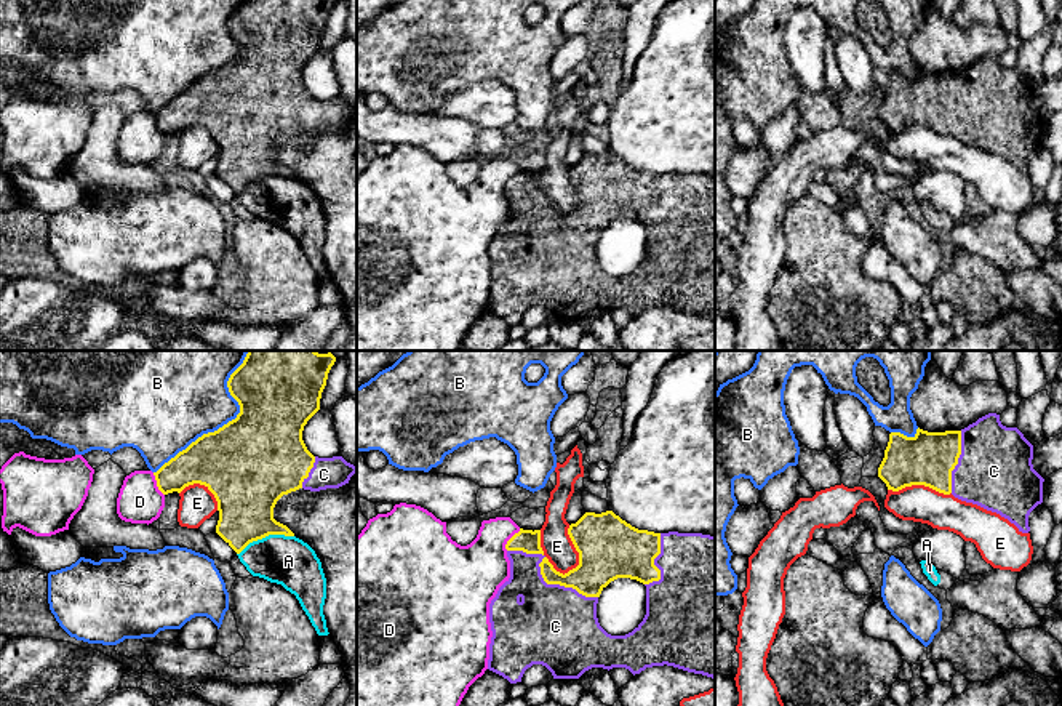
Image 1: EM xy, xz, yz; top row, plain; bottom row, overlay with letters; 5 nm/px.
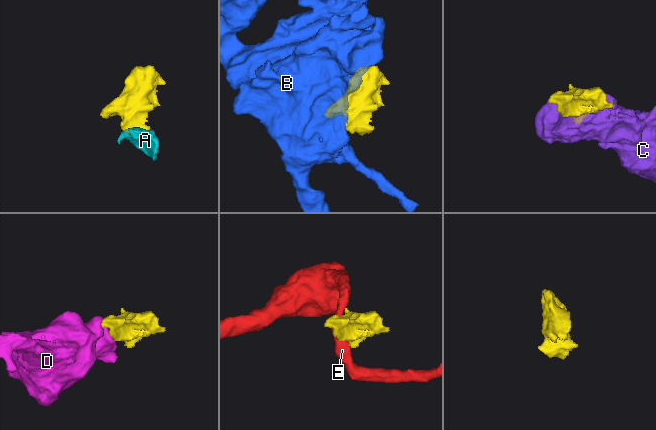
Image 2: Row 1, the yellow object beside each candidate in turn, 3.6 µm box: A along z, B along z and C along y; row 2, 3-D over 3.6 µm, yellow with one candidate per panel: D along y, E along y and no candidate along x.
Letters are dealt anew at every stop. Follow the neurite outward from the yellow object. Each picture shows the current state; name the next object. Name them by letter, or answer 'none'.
C

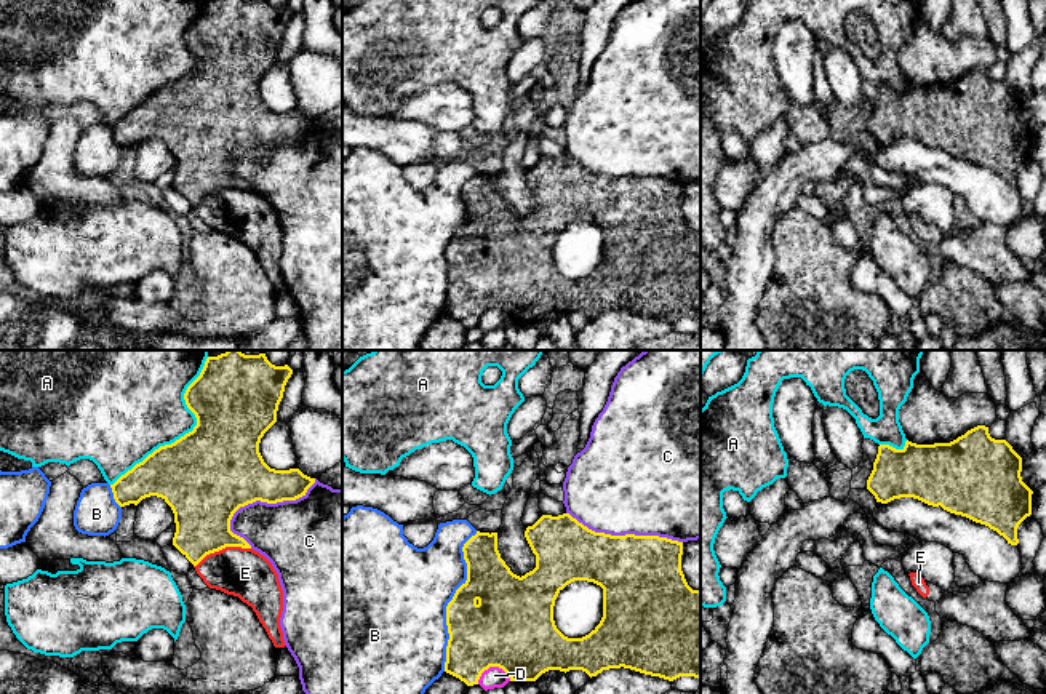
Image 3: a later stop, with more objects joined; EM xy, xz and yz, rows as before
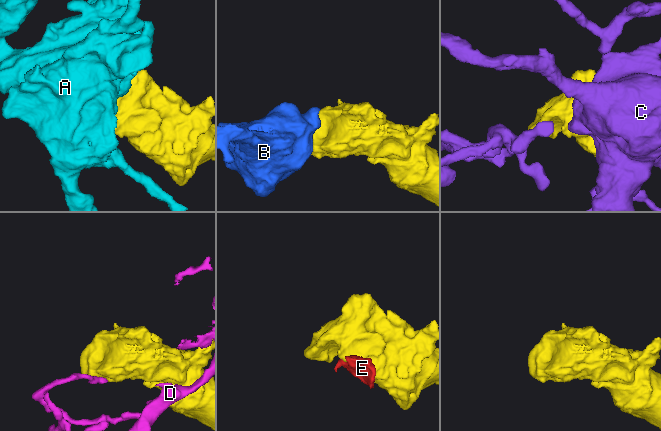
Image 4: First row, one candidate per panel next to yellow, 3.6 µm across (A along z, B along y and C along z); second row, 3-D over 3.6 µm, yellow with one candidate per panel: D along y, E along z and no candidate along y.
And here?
none

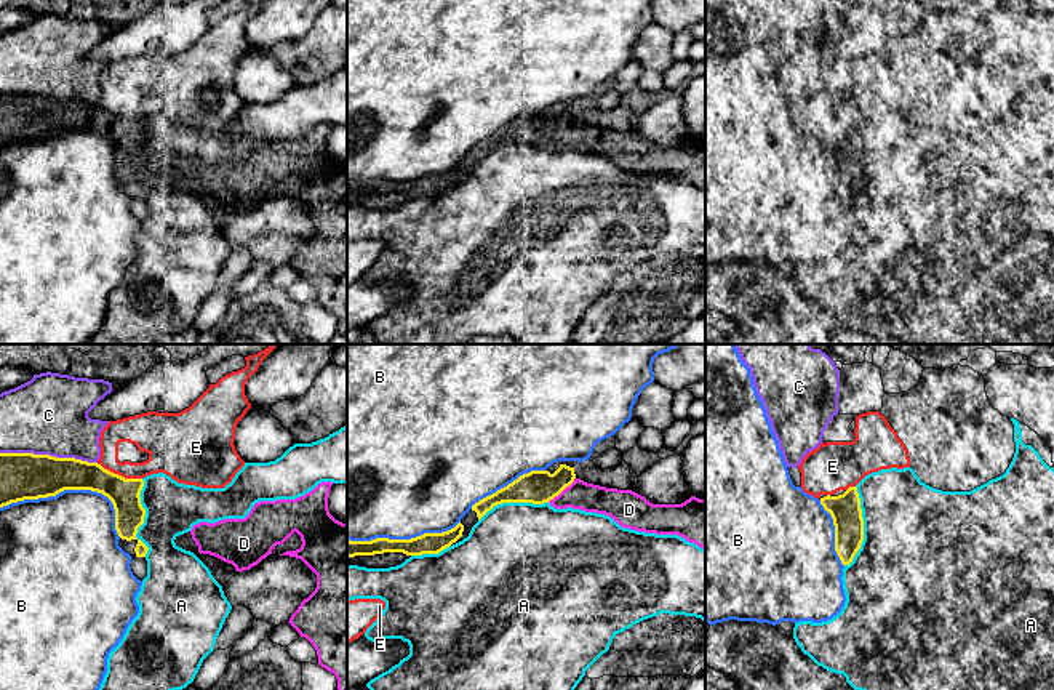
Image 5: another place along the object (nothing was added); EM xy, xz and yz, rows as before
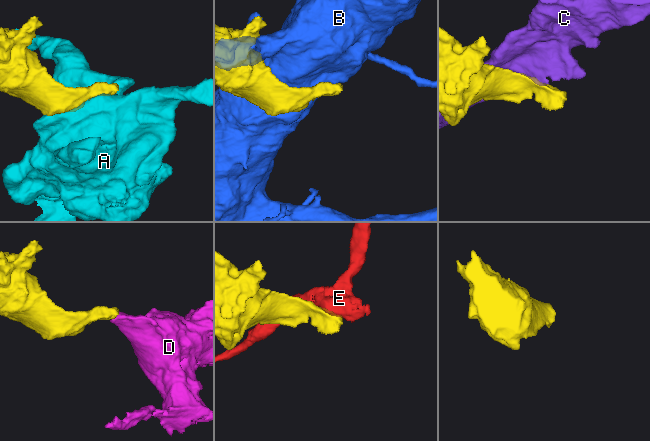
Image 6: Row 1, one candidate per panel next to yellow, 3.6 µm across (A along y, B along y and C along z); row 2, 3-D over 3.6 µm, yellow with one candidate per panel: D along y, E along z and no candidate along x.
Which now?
D

